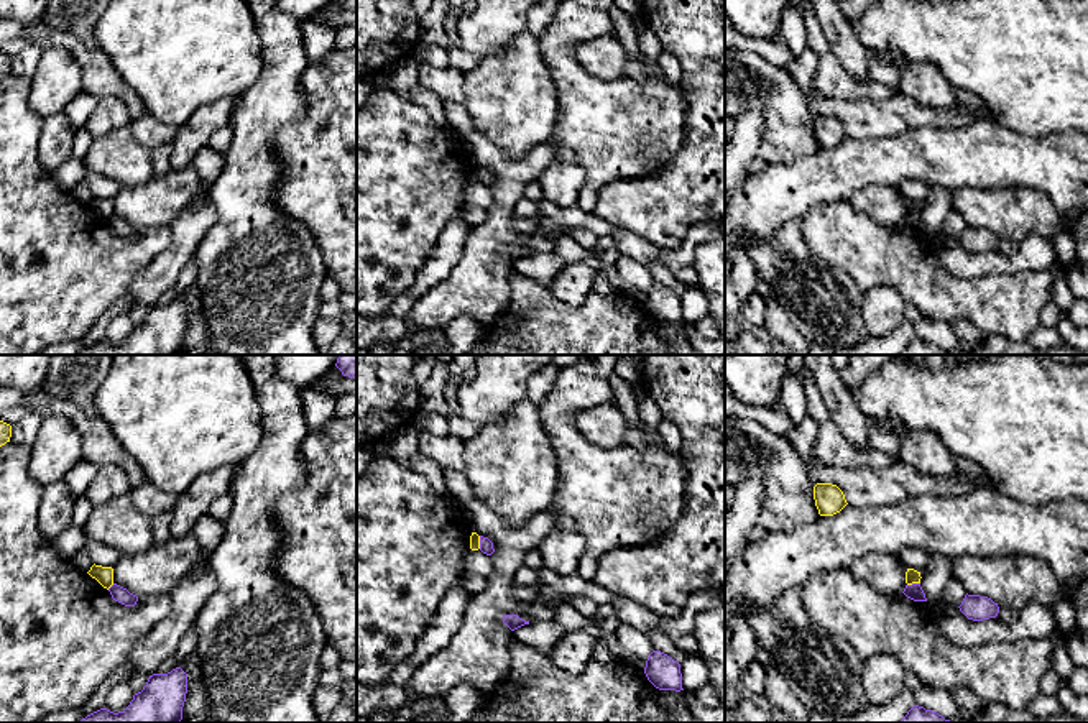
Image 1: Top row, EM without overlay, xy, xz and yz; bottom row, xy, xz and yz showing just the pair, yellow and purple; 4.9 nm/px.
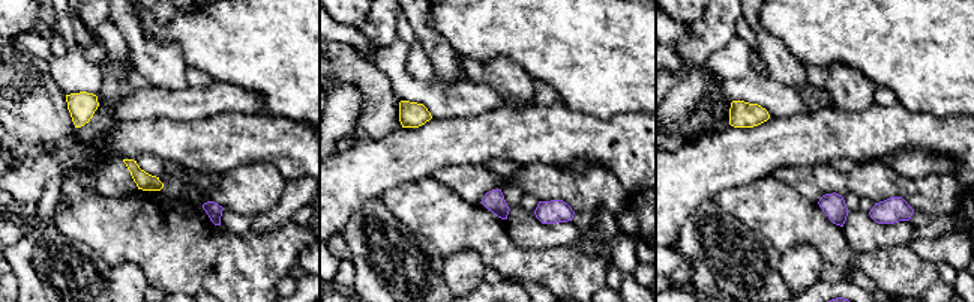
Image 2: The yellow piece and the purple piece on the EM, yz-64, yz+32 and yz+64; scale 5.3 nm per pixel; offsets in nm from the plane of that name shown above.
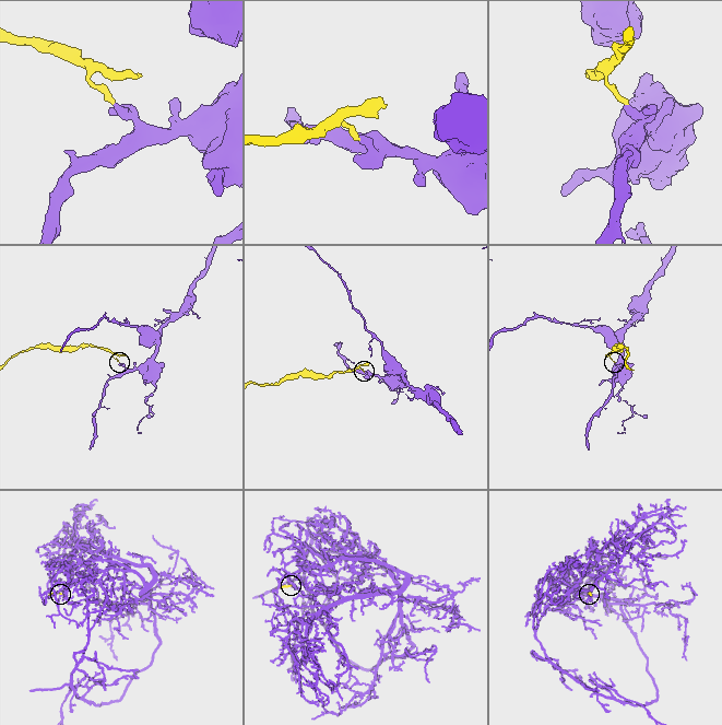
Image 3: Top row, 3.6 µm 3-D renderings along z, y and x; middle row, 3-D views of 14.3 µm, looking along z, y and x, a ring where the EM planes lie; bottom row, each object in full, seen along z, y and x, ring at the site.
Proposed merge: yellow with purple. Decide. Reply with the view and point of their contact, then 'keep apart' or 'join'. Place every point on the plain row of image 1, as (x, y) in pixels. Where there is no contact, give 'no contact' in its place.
contact yz (912, 214); keep apart

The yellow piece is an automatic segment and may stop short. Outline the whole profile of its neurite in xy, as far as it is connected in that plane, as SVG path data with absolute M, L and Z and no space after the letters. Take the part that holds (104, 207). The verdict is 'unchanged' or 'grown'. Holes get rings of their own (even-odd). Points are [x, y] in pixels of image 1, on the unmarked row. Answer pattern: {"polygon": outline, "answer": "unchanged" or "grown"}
{"polygon": "M94 196L87 205L107 222L113 217L113 200L112 199L102 199L102 197Z", "answer": "unchanged"}

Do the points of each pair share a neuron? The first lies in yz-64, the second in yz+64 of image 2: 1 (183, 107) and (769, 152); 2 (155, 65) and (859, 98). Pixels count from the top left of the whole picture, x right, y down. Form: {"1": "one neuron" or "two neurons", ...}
{"1": "two neurons", "2": "one neuron"}

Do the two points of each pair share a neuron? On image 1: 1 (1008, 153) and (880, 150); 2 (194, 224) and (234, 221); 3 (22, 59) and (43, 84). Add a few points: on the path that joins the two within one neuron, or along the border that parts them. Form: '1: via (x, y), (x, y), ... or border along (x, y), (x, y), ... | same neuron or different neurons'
1: via (977, 153), (911, 153) | same neuron
2: border along (207, 188), (214, 224), (194, 253) | different neurons
3: border along (43, 51), (30, 79) | different neurons

